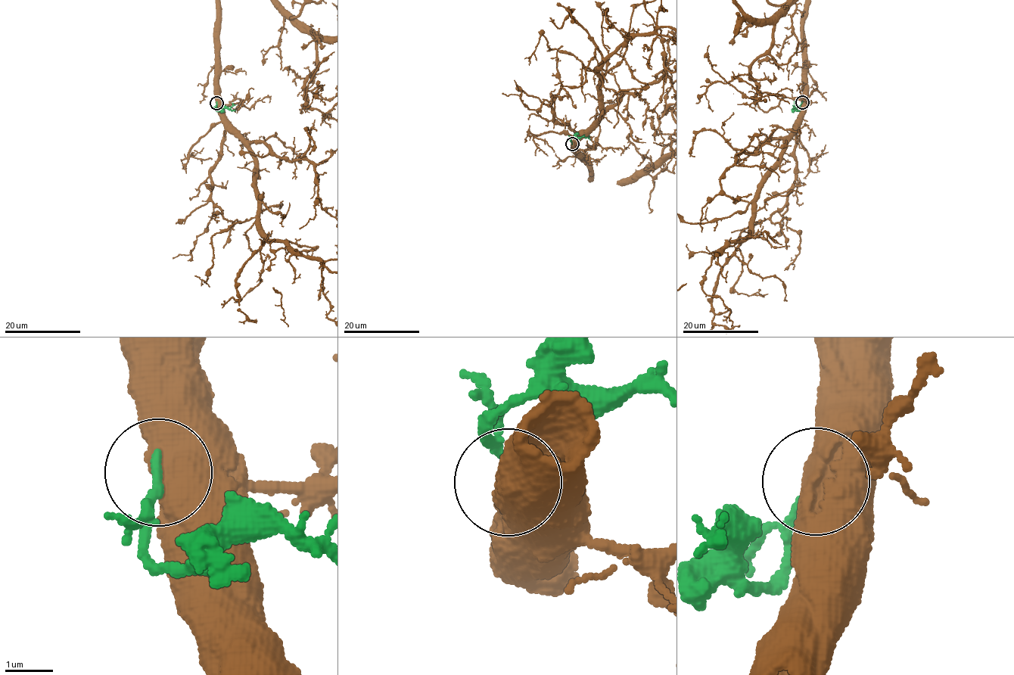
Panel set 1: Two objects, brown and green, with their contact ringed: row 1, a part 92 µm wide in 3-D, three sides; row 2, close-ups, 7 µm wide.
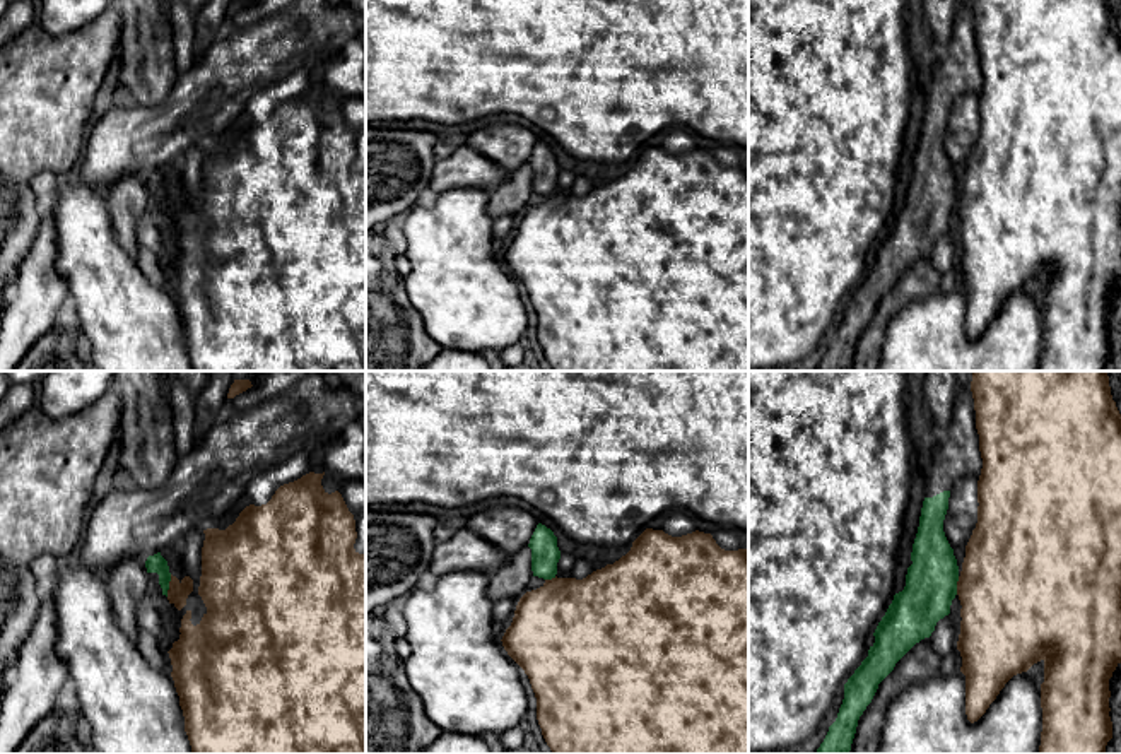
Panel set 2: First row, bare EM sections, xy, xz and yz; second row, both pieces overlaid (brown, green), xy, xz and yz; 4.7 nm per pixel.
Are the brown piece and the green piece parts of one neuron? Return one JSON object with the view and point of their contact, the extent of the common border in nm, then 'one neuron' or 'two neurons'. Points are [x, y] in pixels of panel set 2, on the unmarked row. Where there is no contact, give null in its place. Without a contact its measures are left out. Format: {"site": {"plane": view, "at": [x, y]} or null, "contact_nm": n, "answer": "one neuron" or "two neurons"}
{"site": {"plane": "xy", "at": [170, 202]}, "contact_nm": 110, "answer": "two neurons"}

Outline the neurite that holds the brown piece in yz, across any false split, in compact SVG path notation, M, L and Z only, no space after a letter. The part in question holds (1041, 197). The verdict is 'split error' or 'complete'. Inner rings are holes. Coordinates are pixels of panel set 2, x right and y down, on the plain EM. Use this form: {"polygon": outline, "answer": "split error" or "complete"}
{"polygon": "M971 0L971 9L983 85L977 97L977 140L965 162L957 198L962 222L957 267L962 274L960 289L965 292L967 337L977 339L1013 292L1027 289L1042 277L1039 371L1106 371L1106 362L1112 356L1109 296L1121 280L1121 31L1109 0Z", "answer": "complete"}

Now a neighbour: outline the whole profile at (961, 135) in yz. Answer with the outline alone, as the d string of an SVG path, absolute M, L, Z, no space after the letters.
M962 94L950 106L943 149L952 166L964 166L977 140L977 97Z

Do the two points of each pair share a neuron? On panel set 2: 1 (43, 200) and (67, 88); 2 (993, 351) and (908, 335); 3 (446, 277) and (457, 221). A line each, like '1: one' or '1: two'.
1: two
2: one
3: one

